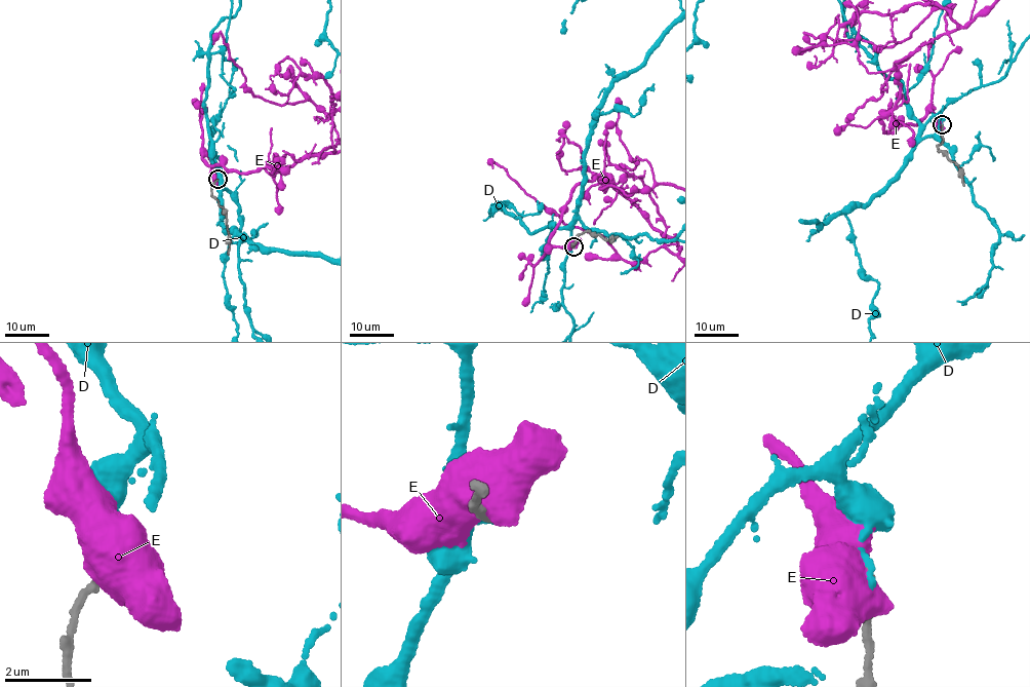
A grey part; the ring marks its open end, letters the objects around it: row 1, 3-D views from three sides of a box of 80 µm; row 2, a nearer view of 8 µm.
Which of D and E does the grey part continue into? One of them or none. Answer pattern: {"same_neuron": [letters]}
{"same_neuron": []}

